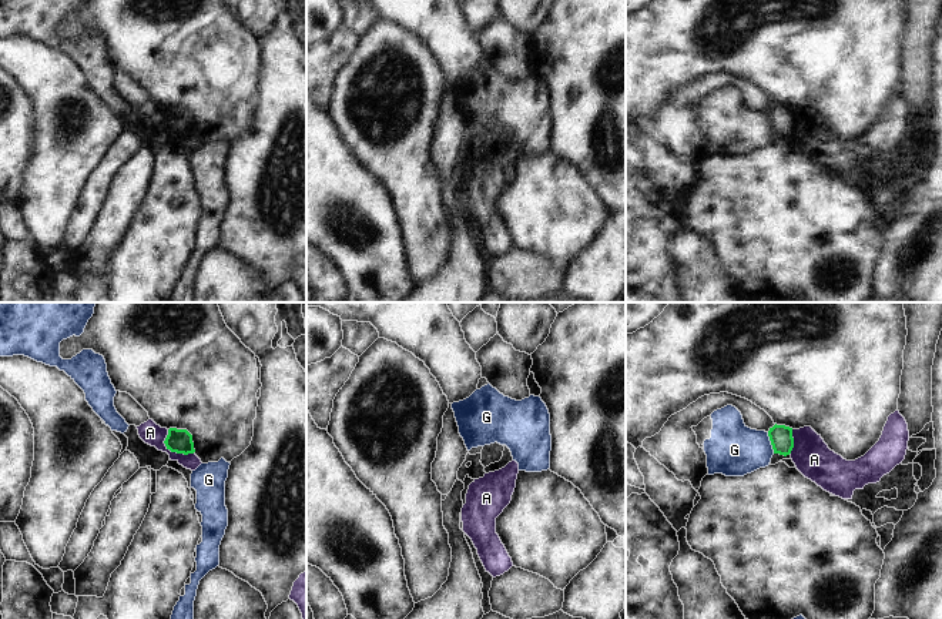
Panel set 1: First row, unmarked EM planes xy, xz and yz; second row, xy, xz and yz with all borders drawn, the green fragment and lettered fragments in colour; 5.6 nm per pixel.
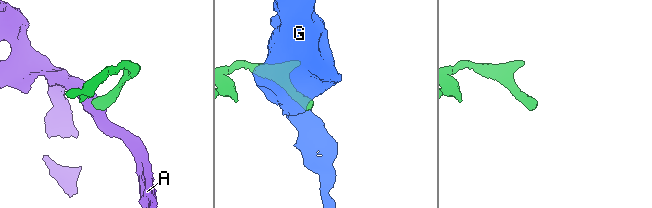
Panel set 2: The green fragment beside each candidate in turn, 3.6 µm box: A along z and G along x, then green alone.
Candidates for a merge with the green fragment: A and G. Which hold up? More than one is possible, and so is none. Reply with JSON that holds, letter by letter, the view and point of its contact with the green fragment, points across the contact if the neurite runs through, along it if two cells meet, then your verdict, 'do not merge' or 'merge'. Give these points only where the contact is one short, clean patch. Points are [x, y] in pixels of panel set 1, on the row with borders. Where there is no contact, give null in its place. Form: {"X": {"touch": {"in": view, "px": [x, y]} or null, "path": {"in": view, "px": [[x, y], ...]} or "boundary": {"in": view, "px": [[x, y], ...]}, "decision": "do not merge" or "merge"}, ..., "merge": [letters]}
{"A": {"touch": {"in": "xy", "px": [171, 451]}, "boundary": {"in": "xy", "px": [[167, 430], [164, 444], [171, 451], [193, 454]]}, "decision": "do not merge"}, "G": {"touch": {"in": "yz", "px": [771, 442]}, "boundary": {"in": "yz", "px": [[767, 432], [774, 452]]}, "decision": "do not merge"}, "merge": []}

